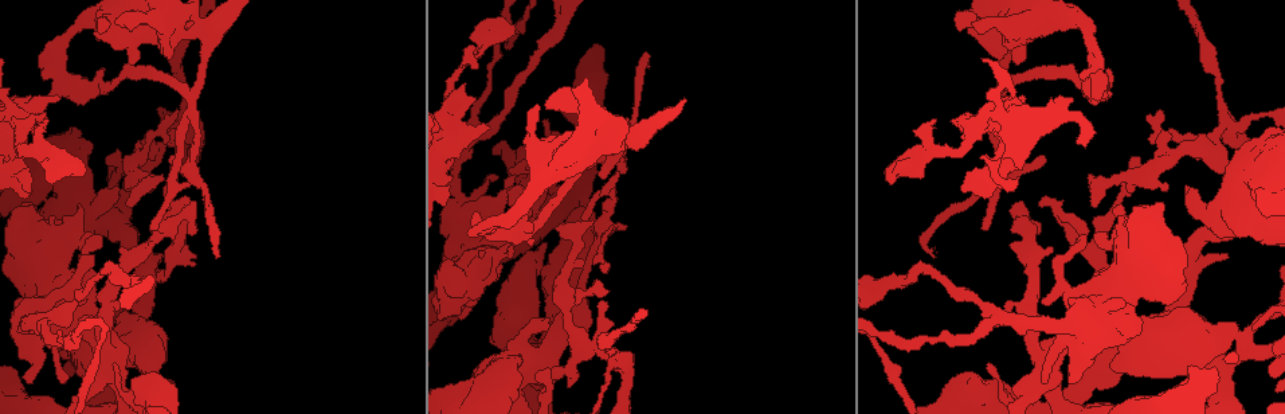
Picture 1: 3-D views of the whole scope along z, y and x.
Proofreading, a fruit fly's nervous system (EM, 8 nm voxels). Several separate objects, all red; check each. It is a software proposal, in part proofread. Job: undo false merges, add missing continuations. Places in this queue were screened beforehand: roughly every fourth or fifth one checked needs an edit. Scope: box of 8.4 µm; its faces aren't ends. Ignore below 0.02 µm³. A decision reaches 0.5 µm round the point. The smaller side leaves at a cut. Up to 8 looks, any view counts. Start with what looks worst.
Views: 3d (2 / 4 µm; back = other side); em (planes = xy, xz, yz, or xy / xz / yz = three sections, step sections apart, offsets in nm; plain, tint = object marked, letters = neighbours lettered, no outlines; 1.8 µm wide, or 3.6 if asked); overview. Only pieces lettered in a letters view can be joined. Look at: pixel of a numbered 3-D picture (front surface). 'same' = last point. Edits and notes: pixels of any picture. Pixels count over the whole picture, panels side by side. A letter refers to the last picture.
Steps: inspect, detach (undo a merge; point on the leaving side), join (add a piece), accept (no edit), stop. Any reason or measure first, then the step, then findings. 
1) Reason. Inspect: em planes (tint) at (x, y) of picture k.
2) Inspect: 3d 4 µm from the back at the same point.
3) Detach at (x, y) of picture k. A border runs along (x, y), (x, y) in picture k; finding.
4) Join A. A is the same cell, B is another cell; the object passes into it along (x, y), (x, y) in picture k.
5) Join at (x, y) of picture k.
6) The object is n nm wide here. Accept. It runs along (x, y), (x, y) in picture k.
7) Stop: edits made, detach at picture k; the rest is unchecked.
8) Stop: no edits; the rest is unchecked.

Four or more arms meet. Inspect: 3d 2 µm from the back at (1224, 120) of picture 1.

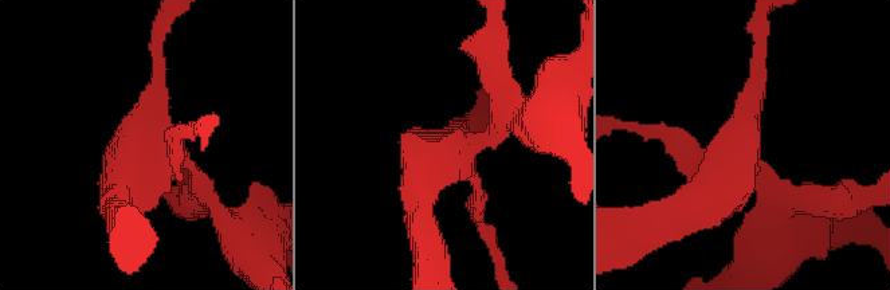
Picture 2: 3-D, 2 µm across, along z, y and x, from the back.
Inspect: em yz step 4 (plain) at (164, 151) of picture 2.

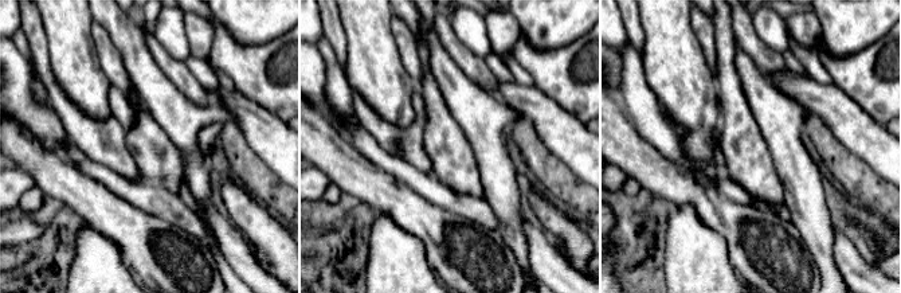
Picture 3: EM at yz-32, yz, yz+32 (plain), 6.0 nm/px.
What lies round it. Inspect: em yz step 4 (letters) at the same point.

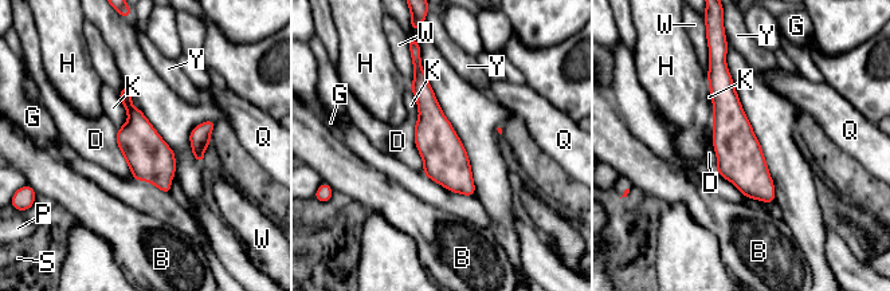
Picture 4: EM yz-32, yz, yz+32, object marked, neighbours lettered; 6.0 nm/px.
Accept. B, D, G, H, K, P, Q, S, W and Y are other cells; it runs along (722, 70), (738, 157), (769, 199) in picture 4; all the same neuron.

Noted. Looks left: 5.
Sharp bend. Inspect: 3d 2 µm at (110, 85) of picture 1.

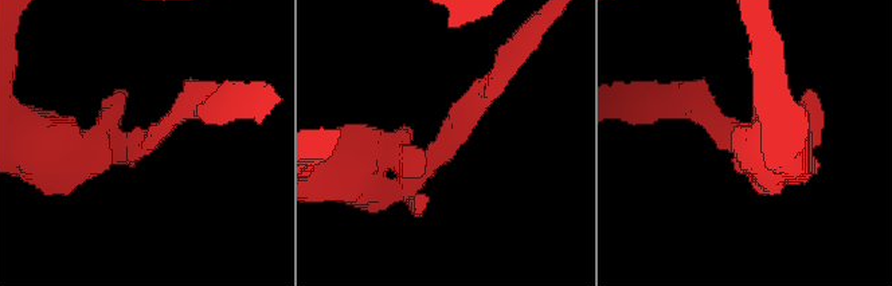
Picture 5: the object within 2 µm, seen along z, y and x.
Inspect: em planes (tint) at (141, 143) of picture 5.

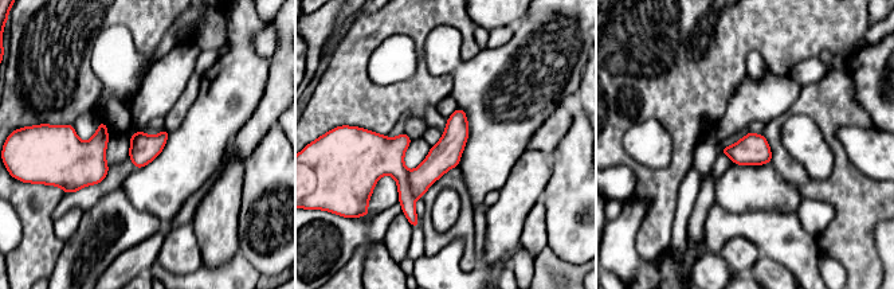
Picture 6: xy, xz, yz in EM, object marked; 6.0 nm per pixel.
Inspect: em planes (letters) at the same point.

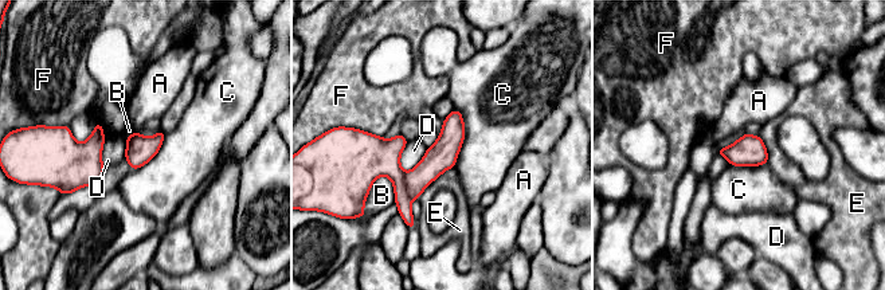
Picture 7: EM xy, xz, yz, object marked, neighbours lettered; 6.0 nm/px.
Accept. A, B, C, D, E and F are other cells; a border runs along (455, 108), (463, 142), (453, 167) in picture 7; continuous, no second neuron.

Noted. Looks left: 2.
Stops while still wide. Inspect: em 3.6 µm xy step 4 (plain) at (1113, 367) of picture 1.

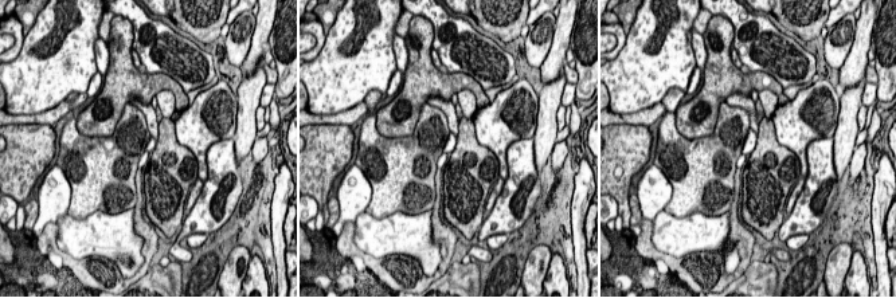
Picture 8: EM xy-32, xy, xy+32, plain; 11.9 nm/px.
Inspect: em 3.6 µm xy step 4 (letters) at the same point.

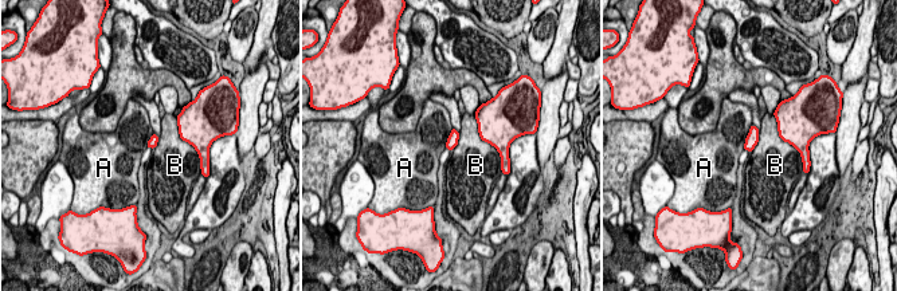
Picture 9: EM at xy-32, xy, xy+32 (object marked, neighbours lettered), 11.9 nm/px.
The longest contact is with B, 550 nm. Accept. A and B are other cells; a border runs along (751, 124), (743, 149) in picture 9; no lettered piece goes on from it.

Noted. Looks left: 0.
Stop: no edits; the rest is unchecked.

